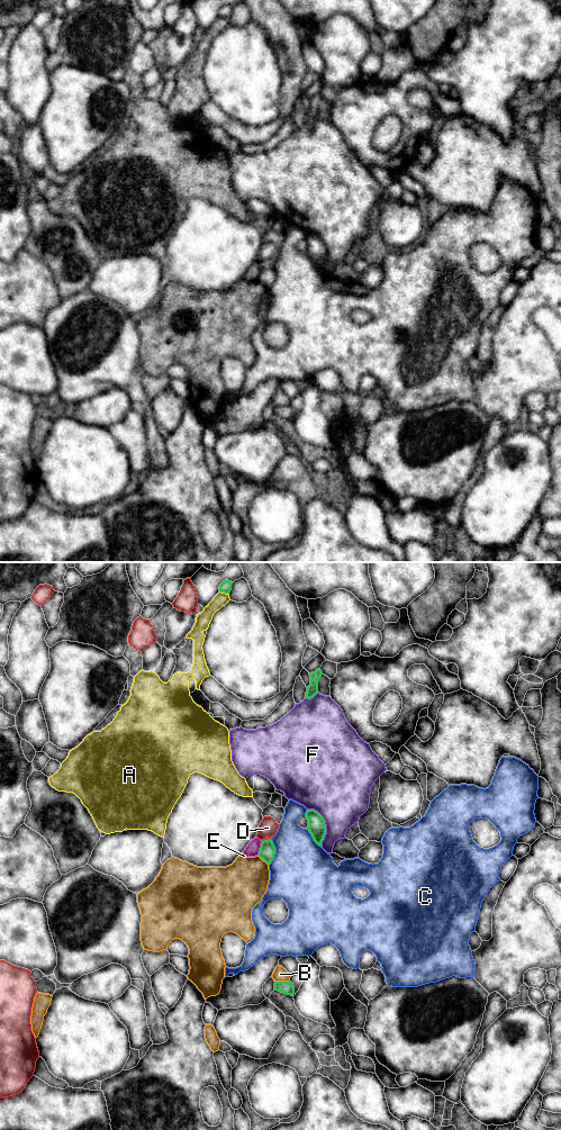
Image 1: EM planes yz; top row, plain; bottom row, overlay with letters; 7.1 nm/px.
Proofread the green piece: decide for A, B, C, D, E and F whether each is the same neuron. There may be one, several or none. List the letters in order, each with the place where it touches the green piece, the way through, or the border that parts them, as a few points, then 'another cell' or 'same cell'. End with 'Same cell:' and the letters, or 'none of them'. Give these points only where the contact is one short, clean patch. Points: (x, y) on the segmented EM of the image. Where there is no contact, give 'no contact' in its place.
A: contact yz (224, 591); another cell
B: contact yz (282, 982); another cell
C: contact yz (274, 852); another cell
D: contact yz (265, 840); another cell
E: contact yz (260, 848); border yz (262, 841), (256, 855); another cell
F: contact yz (325, 824); another cell
Same cell: none of them

